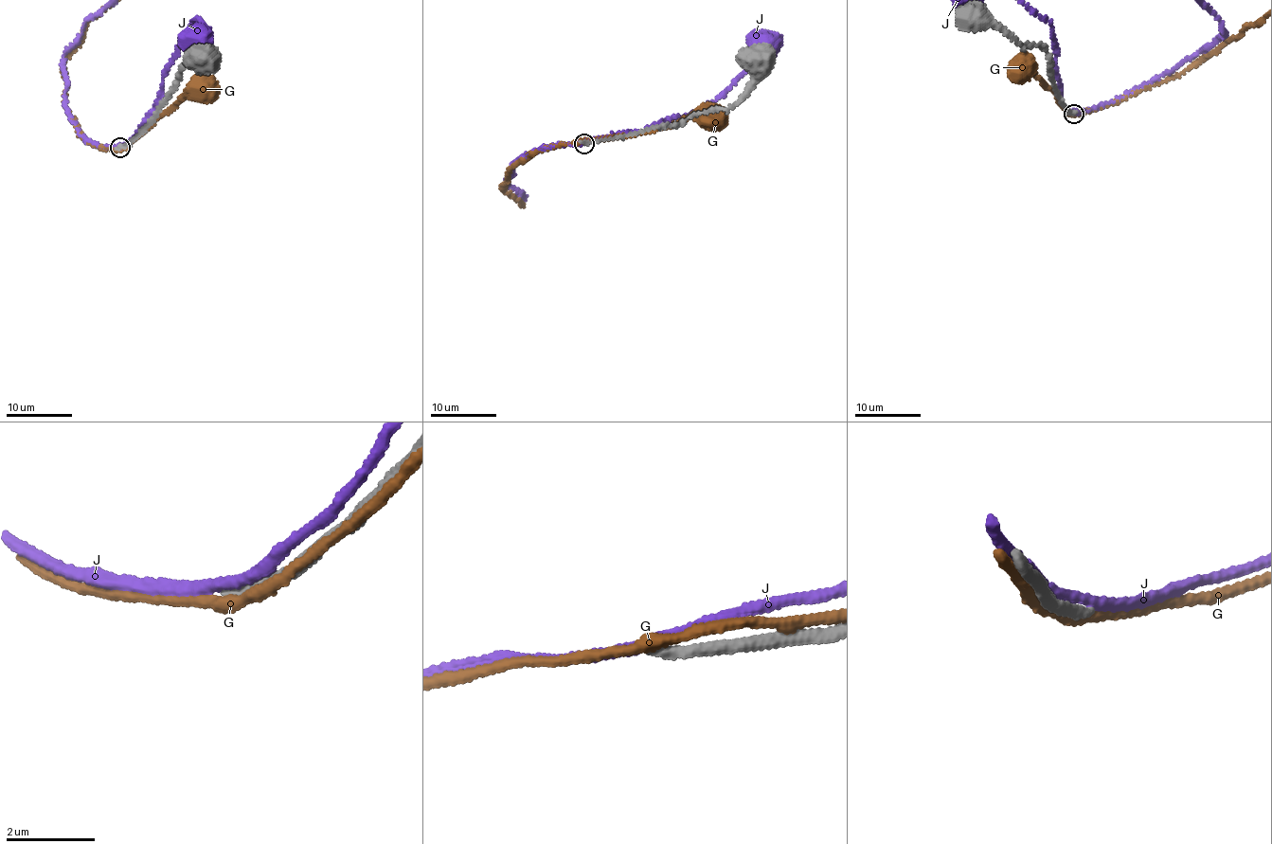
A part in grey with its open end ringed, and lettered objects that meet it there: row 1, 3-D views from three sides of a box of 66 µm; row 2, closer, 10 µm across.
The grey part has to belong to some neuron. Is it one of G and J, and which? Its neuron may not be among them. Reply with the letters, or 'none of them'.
none of them

